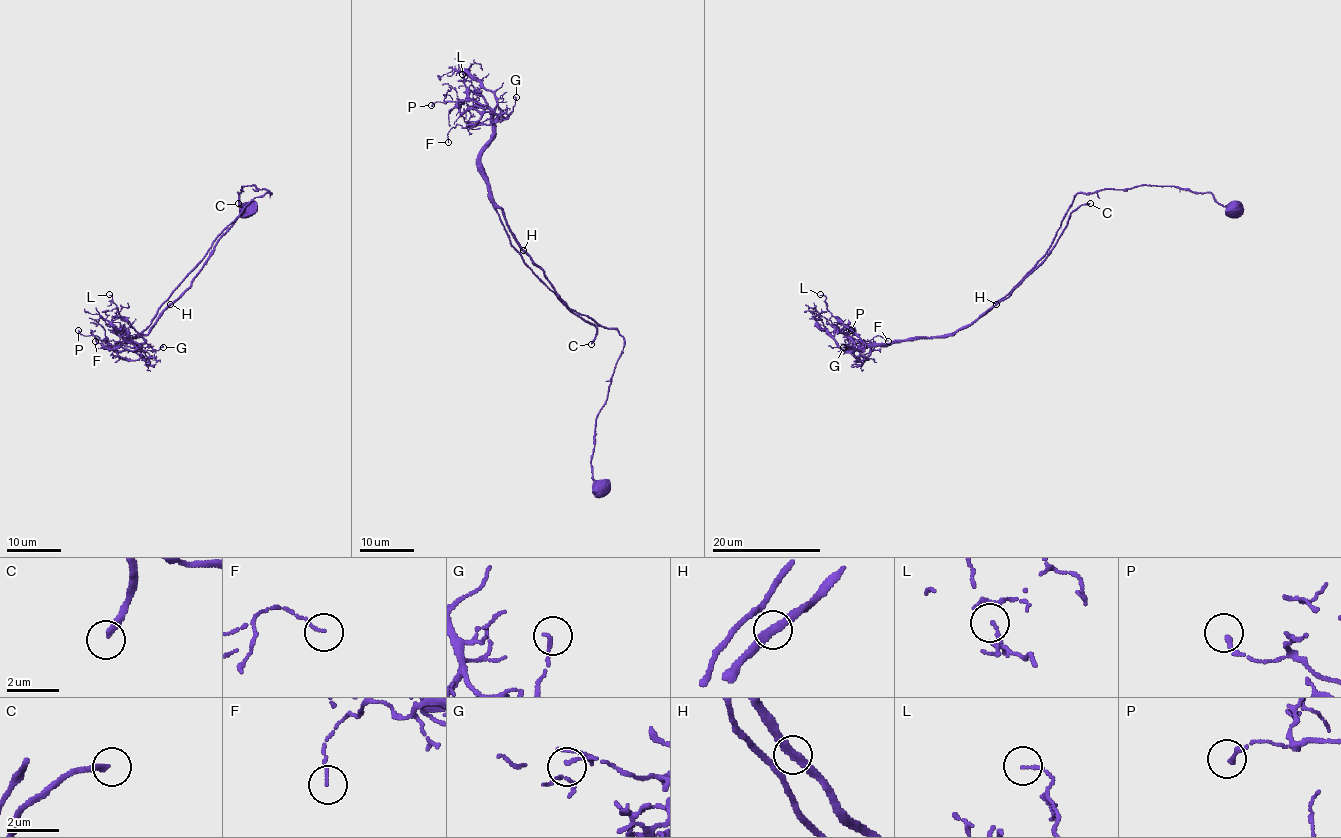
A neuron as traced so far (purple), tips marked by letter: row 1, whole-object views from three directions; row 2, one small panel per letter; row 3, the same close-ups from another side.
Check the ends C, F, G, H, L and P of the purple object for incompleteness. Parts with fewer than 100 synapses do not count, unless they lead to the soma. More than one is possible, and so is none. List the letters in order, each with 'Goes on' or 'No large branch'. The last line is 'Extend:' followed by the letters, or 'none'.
C: Goes on
F: No large branch
G: No large branch
H: No large branch
L: No large branch
P: No large branch
Extend: C

